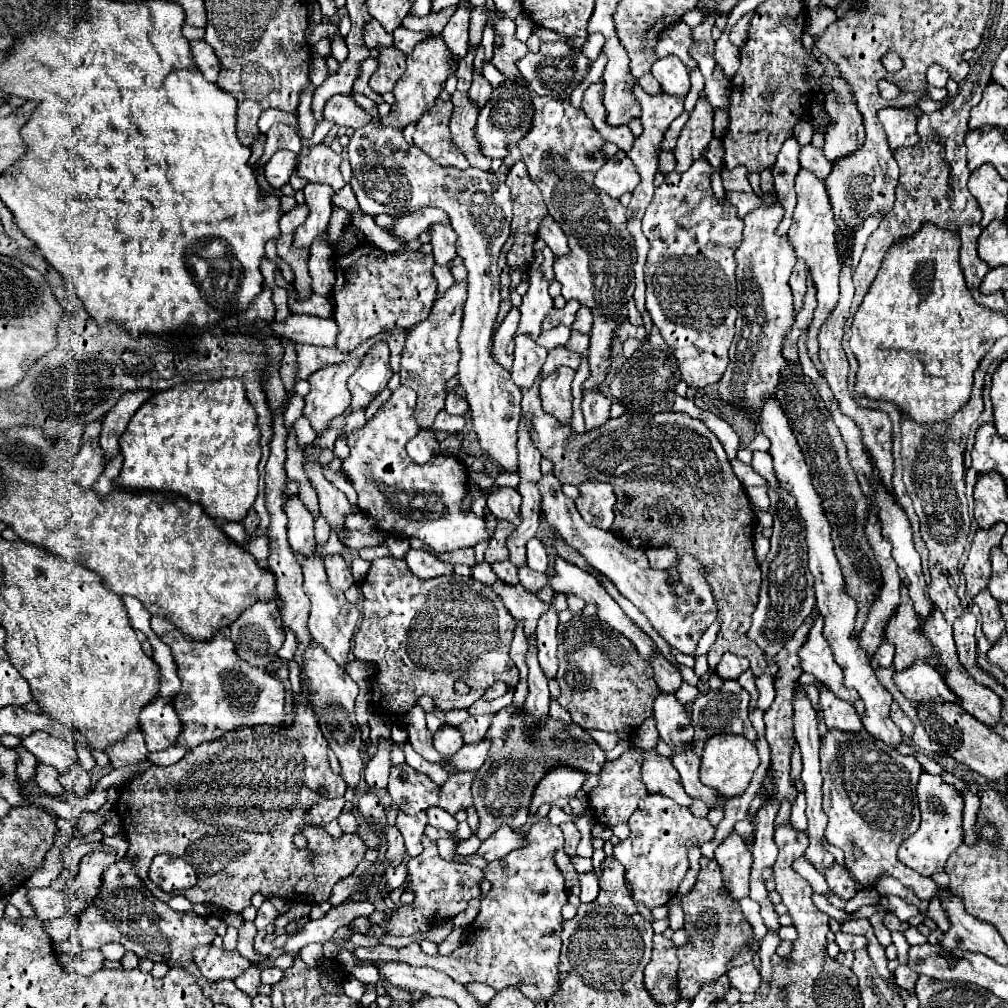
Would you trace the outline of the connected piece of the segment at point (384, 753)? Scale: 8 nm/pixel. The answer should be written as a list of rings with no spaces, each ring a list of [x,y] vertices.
[[[390,737],[378,739],[376,755],[364,767],[364,779],[366,779],[366,783],[370,787],[376,787],[376,789],[384,789],[386,787],[388,773],[390,773],[390,767],[392,767],[392,761],[390,761],[392,747],[394,747],[394,741]]]

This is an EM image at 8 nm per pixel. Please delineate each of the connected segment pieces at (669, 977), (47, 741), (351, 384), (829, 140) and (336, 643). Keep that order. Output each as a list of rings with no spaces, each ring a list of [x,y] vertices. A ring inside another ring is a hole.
[[[654,935],[652,959],[644,969],[644,985],[656,1001],[676,1003],[680,999],[676,989],[676,969],[676,945],[664,935]]]
[[[36,731],[30,737],[22,739],[22,745],[44,765],[50,765],[58,769],[58,773],[68,771],[74,763],[78,763],[78,755],[74,747],[54,735],[48,735],[44,731]]]
[[[386,341],[376,343],[356,367],[348,379],[348,389],[352,393],[352,409],[366,407],[390,381],[390,349]]]
[[[830,77],[828,85],[830,89],[824,99],[824,109],[828,111],[832,123],[826,129],[824,155],[834,161],[860,149],[864,143],[864,125],[850,83],[842,77]]]
[[[312,557],[312,559],[302,559],[302,573],[304,573],[304,593],[308,595],[308,599],[312,601],[312,611],[310,611],[310,619],[308,619],[308,629],[312,633],[312,641],[318,643],[340,667],[344,667],[348,663],[348,653],[350,653],[350,641],[354,637],[354,629],[358,623],[358,609],[356,605],[348,603],[342,591],[336,591],[330,587],[326,571],[324,571],[324,563],[320,557]]]

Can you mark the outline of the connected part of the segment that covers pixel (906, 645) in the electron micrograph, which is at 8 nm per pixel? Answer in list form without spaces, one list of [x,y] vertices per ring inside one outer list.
[[[904,585],[900,591],[900,607],[896,609],[896,613],[892,613],[892,619],[888,619],[888,627],[884,629],[884,641],[894,643],[896,647],[894,667],[898,671],[910,667],[916,657],[922,657],[932,665],[938,663],[930,643],[920,635],[920,619]]]

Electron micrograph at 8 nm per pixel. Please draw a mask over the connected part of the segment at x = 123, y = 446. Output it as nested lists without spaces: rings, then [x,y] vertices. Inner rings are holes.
[[[220,379],[220,381],[208,381],[208,383],[184,383],[184,385],[176,385],[172,389],[166,389],[158,395],[152,395],[152,399],[148,399],[132,417],[132,421],[128,423],[124,435],[120,435],[120,453],[124,457],[122,461],[122,471],[120,475],[114,479],[114,487],[116,489],[126,489],[126,491],[168,491],[168,493],[176,493],[180,497],[184,497],[190,503],[200,503],[206,511],[206,515],[210,515],[216,521],[242,521],[250,507],[254,505],[254,499],[258,495],[258,463],[262,457],[262,449],[260,449],[260,429],[256,425],[256,413],[250,405],[250,401],[246,399],[246,389],[244,383],[240,379]]]

